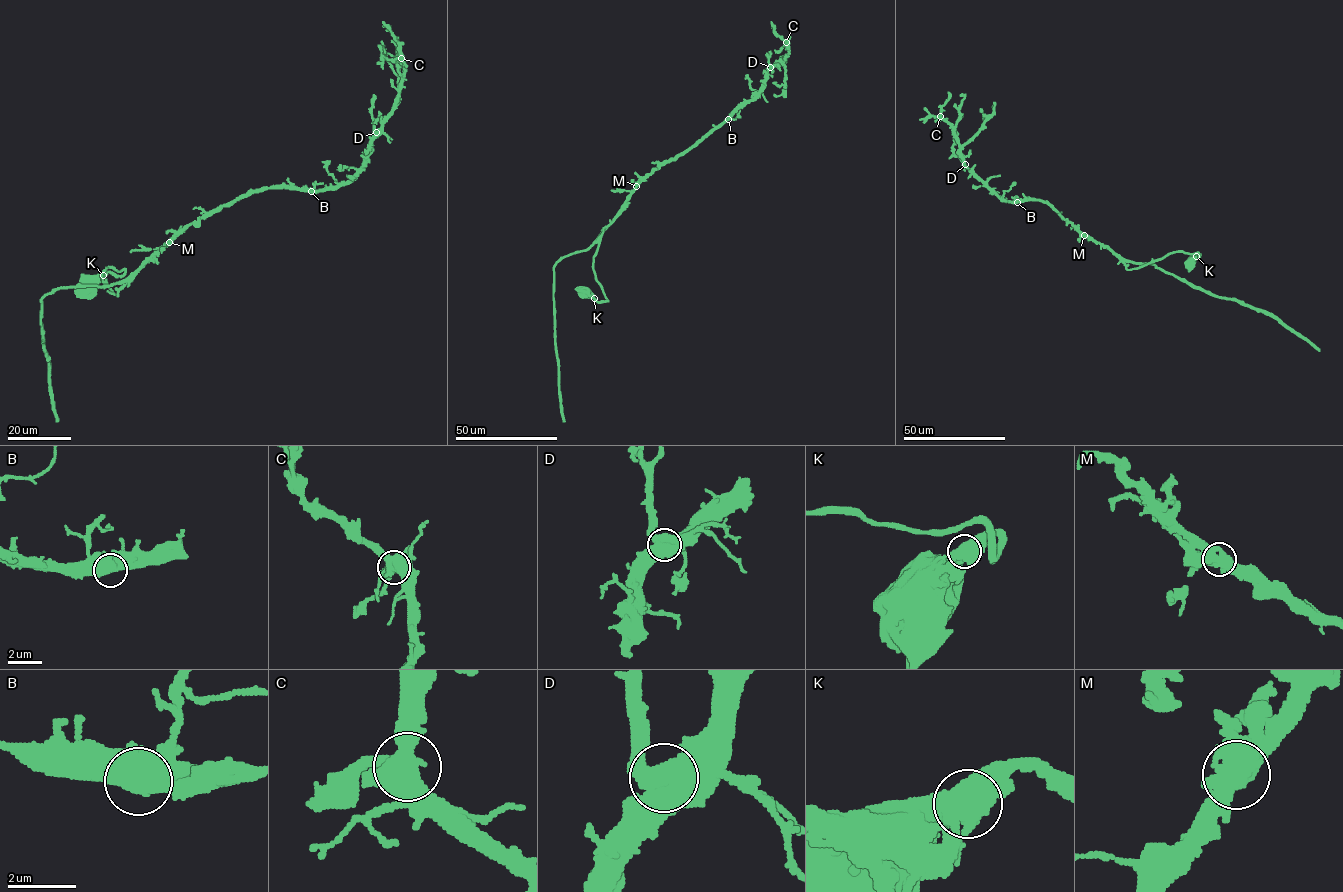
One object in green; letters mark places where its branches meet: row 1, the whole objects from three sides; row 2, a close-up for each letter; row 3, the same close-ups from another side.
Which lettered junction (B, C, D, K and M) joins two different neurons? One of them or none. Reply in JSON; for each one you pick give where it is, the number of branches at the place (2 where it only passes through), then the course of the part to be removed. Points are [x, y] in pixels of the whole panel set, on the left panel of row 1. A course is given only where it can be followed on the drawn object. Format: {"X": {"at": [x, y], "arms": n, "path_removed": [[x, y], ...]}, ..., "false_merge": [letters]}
{"false_merge": []}

